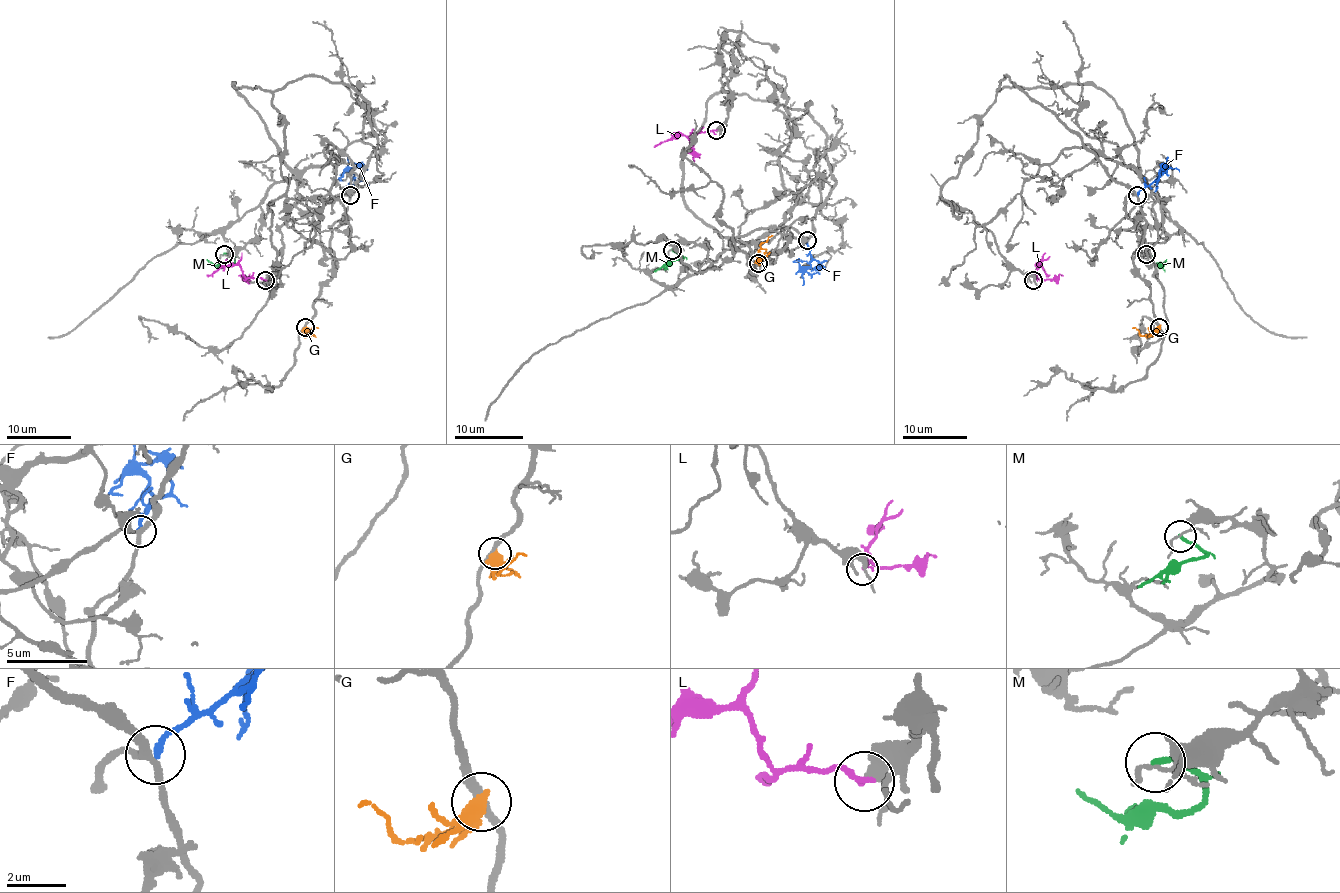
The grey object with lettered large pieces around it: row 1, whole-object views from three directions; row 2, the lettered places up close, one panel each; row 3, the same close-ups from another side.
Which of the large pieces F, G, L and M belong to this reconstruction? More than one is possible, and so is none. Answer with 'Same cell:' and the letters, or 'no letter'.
Same cell: no letter

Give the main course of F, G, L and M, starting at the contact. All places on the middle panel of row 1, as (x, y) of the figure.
F: (806, 240), (811, 266), (803, 274), (803, 284)
G: (758, 264), (760, 245), (772, 235)
L: (715, 130), (672, 135), (653, 147)
M: (672, 250), (683, 255), (681, 259), (665, 262), (653, 271)

